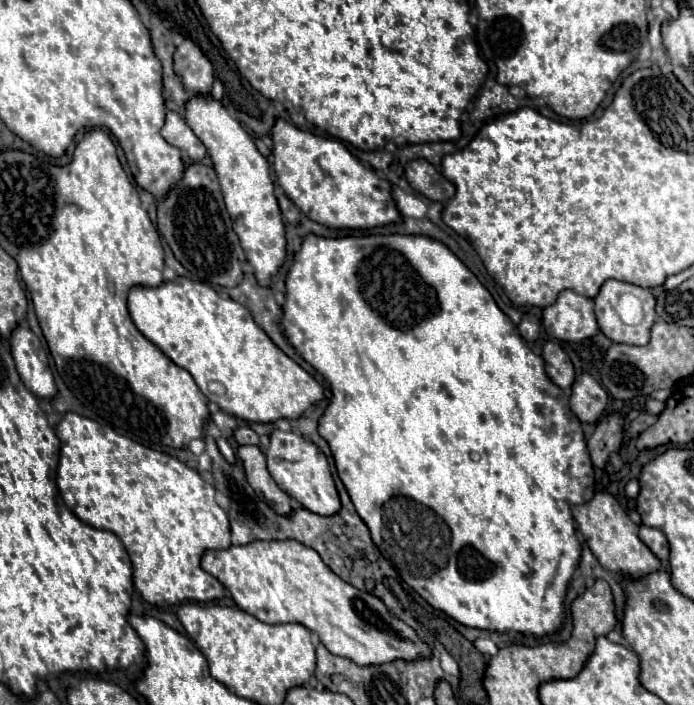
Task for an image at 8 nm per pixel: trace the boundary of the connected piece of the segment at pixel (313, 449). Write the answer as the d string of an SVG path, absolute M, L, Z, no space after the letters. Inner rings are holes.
M274 429L270 433L266 459L268 459L268 471L274 477L274 481L280 485L280 489L286 491L292 499L296 499L304 509L318 515L332 515L340 511L340 497L330 473L328 459L314 443L306 441L302 435L294 431L284 433L280 429Z

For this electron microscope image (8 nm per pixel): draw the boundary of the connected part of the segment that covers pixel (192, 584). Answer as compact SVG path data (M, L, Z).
M66 413L66 415L62 417L62 421L54 427L54 431L56 431L56 435L58 435L60 443L62 443L62 447L60 447L60 463L58 463L58 479L56 479L56 483L58 483L58 489L60 489L60 493L62 493L64 503L66 503L68 509L70 509L76 517L80 517L84 523L88 523L88 525L92 525L92 527L96 527L96 529L112 531L112 533L116 533L116 535L120 537L120 541L124 543L124 547L126 547L126 551L128 551L128 555L130 555L130 561L132 561L134 587L136 587L136 591L138 591L148 603L158 605L158 607L170 607L170 605L182 603L182 601L202 601L202 603L204 603L204 601L212 601L212 599L224 597L224 587L222 587L222 583L200 569L200 555L202 555L202 551L206 551L206 549L226 549L226 547L230 547L228 515L226 515L226 511L216 503L216 499L214 499L216 491L212 489L212 485L206 483L206 481L200 477L198 471L186 467L182 461L178 461L176 457L172 457L172 455L168 455L168 453L162 453L162 451L154 451L154 449L150 449L150 447L144 447L144 445L132 441L130 437L124 437L124 435L116 433L110 425L102 427L100 423L96 423L96 421L88 419L88 417L82 417L82 415L78 415L78 413Z

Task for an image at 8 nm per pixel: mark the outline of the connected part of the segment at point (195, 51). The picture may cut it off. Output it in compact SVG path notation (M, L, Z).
M184 39L174 54L174 68L182 77L182 83L192 93L210 93L214 81L214 69L198 45L190 45L190 39Z

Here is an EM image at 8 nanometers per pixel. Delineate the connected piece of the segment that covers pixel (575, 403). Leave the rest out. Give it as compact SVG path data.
M588 373L576 377L570 395L570 409L582 423L594 425L600 419L606 403L608 403L606 391Z

